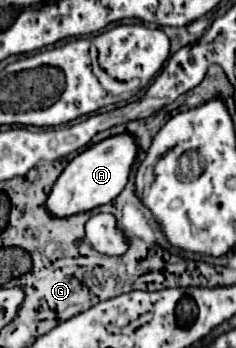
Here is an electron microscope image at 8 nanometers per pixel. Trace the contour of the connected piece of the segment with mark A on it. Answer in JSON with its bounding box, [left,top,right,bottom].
[46,133,136,217]

